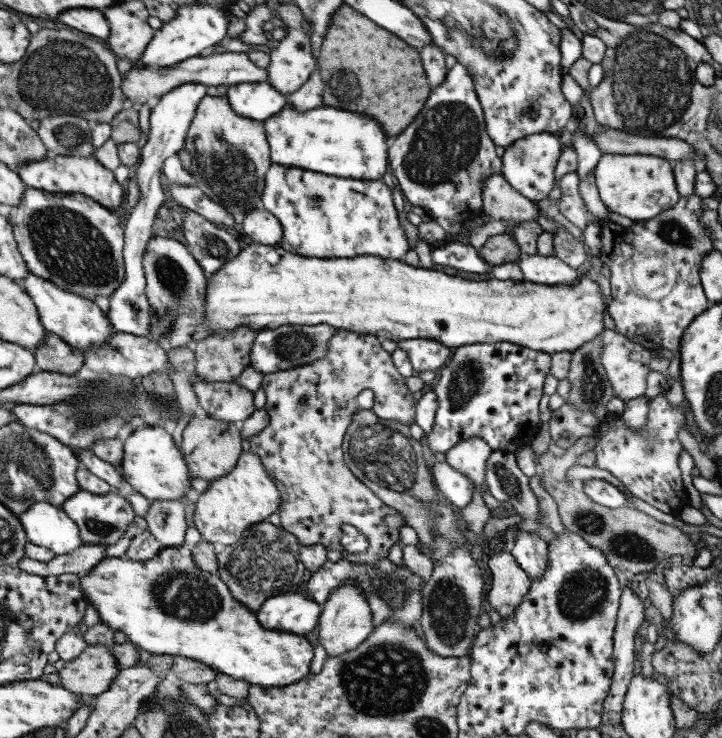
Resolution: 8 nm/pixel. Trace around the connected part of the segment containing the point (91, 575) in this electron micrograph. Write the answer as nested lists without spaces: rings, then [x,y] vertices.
[[[179,544],[179,546],[173,547],[162,547],[153,558],[149,558],[149,560],[145,560],[145,562],[135,562],[133,559],[124,557],[101,558],[91,570],[87,570],[87,574],[83,574],[83,576],[79,575],[79,580],[84,598],[86,598],[88,604],[92,604],[96,609],[100,624],[107,626],[114,633],[121,632],[128,638],[131,644],[147,655],[167,654],[171,657],[189,658],[209,666],[211,670],[231,676],[231,678],[235,680],[243,680],[250,685],[259,685],[262,687],[284,687],[300,681],[303,677],[307,677],[311,674],[309,664],[313,652],[312,646],[308,643],[307,639],[297,634],[262,628],[260,623],[256,620],[255,611],[251,611],[249,608],[246,608],[245,605],[241,605],[239,602],[235,601],[233,596],[229,593],[228,588],[225,587],[225,584],[217,574],[205,572],[193,564],[189,546],[185,544]]]

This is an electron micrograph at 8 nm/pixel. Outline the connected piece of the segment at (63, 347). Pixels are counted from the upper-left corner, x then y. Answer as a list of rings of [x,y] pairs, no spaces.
[[[46,331],[45,338],[41,342],[41,346],[35,346],[32,349],[33,358],[35,353],[35,366],[43,372],[55,372],[59,374],[76,374],[77,370],[83,366],[83,353],[73,346],[68,346],[66,342],[63,342],[61,338],[55,336],[55,334]]]

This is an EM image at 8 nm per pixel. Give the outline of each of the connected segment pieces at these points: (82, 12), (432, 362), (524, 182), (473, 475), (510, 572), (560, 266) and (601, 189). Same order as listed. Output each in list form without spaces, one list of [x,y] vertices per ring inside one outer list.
[[[73,8],[57,14],[55,20],[98,39],[109,36],[109,25],[100,9]]]
[[[424,338],[398,339],[396,346],[406,352],[415,374],[425,372],[425,370],[437,373],[439,368],[450,358],[451,353],[451,349],[445,345]]]
[[[551,133],[529,134],[504,149],[505,151],[500,157],[502,178],[521,196],[529,200],[538,201],[545,198],[549,194],[549,190],[554,187],[554,182],[557,179],[554,169],[563,150],[559,140]]]
[[[475,436],[465,438],[444,452],[445,462],[471,480],[473,490],[479,490],[484,481],[485,461],[491,448]]]
[[[497,548],[488,550],[487,555],[487,568],[492,581],[491,589],[487,592],[487,602],[501,619],[511,619],[516,606],[528,594],[532,582],[511,553]]]
[[[527,255],[521,256],[517,261],[523,278],[527,282],[540,285],[557,285],[571,283],[577,272],[559,260],[556,256]]]
[[[603,154],[592,171],[601,202],[615,214],[632,221],[645,221],[671,208],[679,200],[672,165],[647,154]]]

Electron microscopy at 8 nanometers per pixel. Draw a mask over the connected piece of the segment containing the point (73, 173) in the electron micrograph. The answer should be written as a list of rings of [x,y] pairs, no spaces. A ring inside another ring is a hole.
[[[45,156],[40,162],[31,162],[16,169],[16,174],[26,187],[57,194],[79,193],[91,198],[93,202],[115,212],[123,202],[124,192],[114,180],[111,171],[98,164],[92,156]]]

